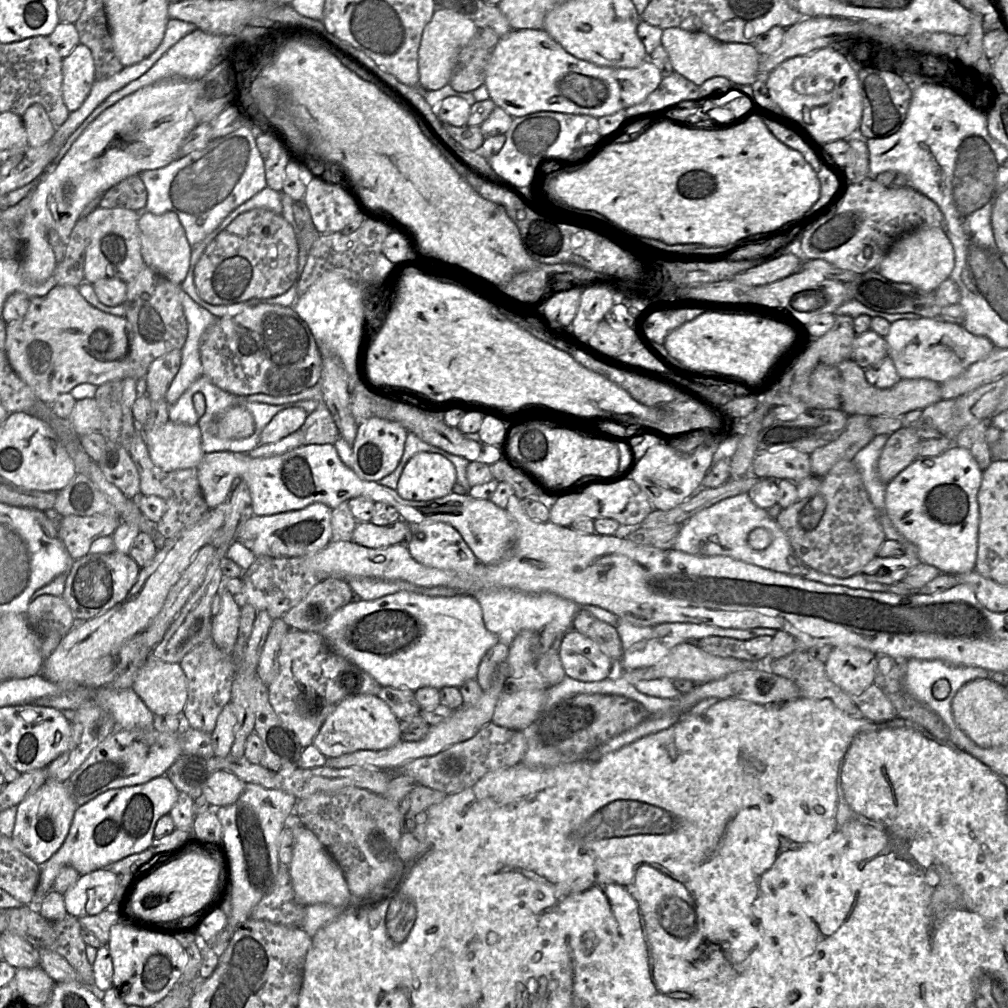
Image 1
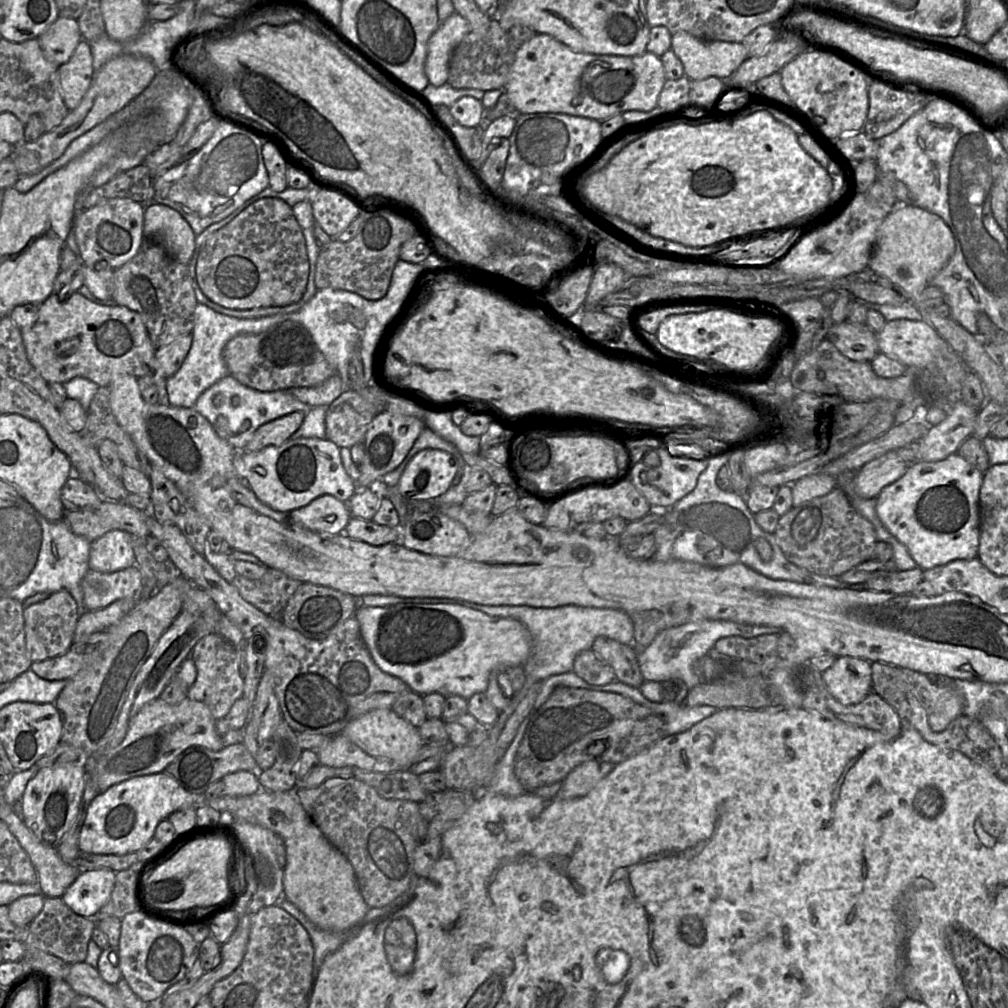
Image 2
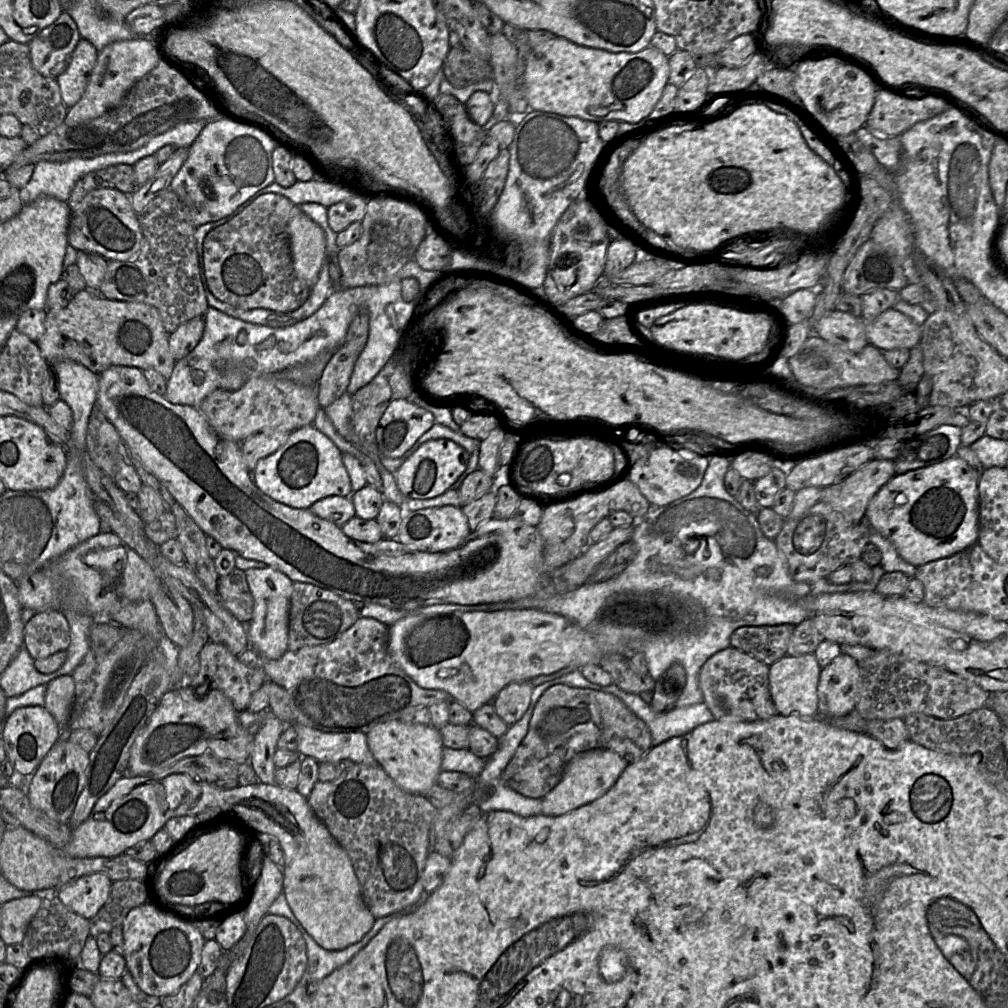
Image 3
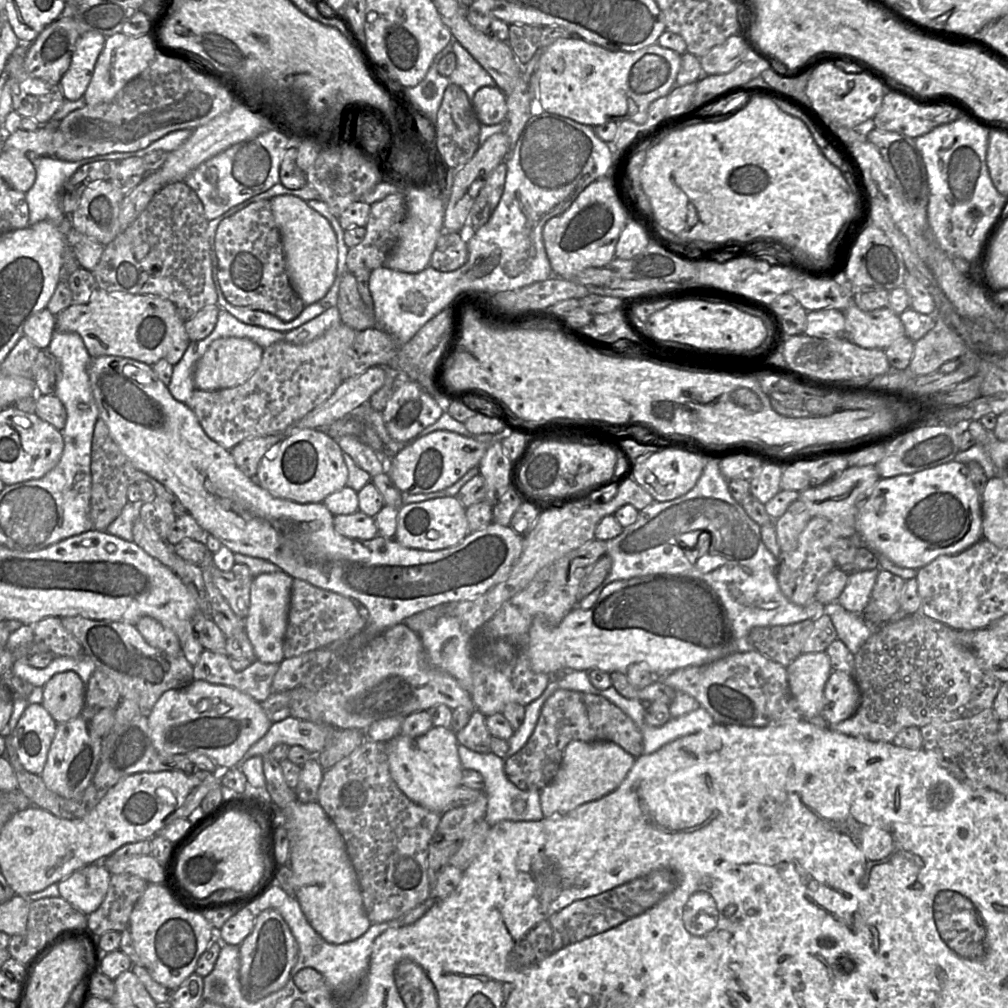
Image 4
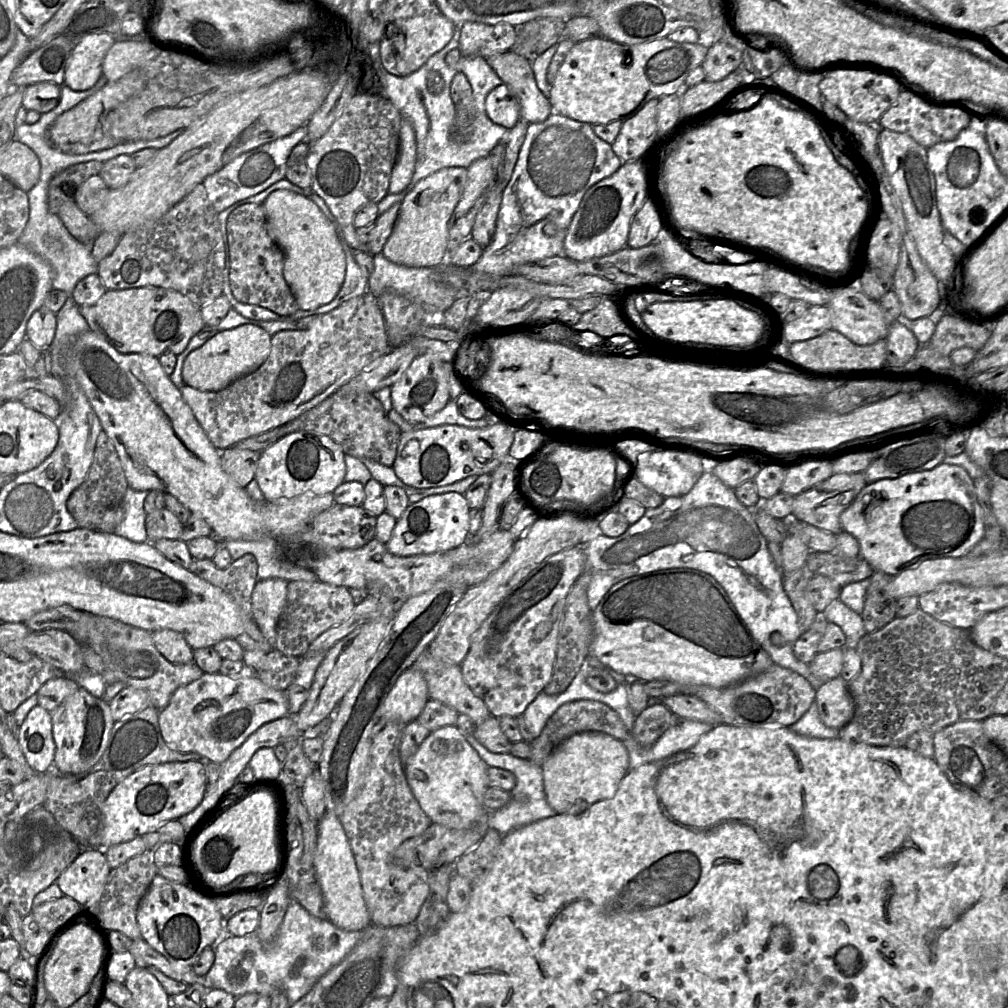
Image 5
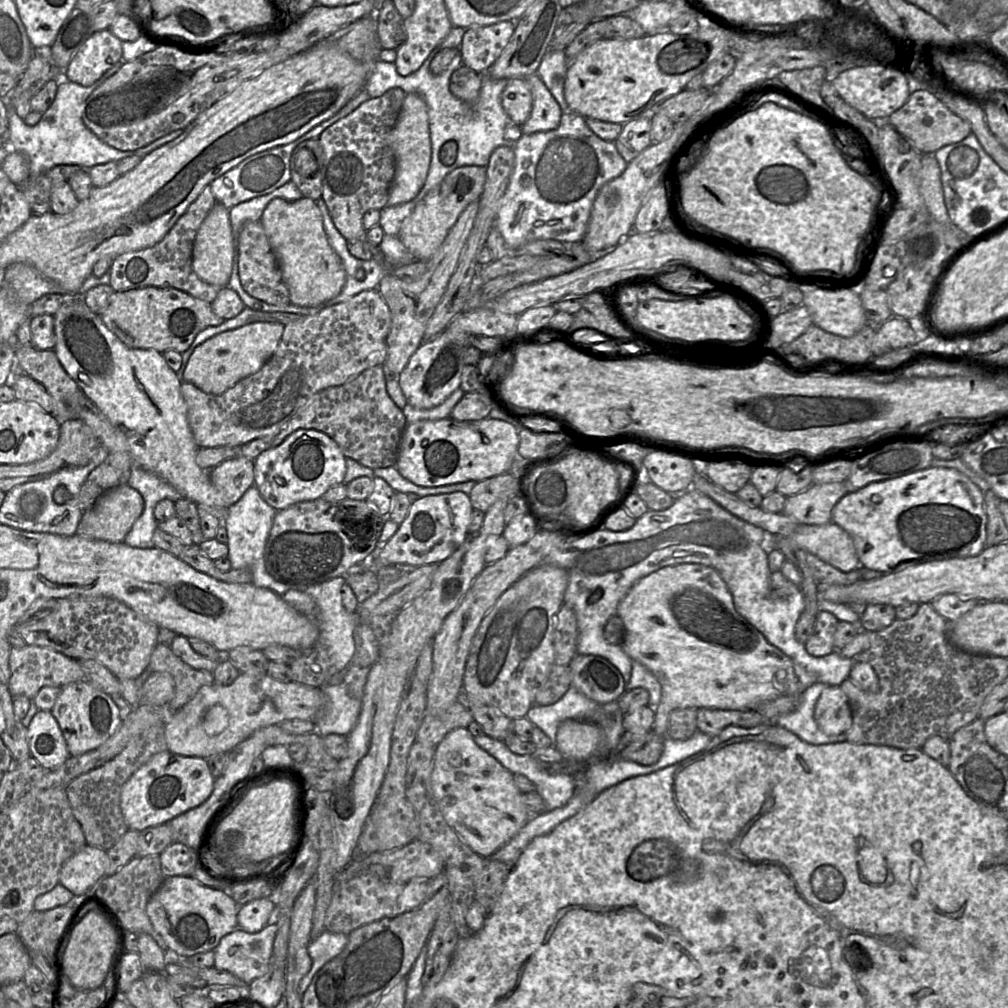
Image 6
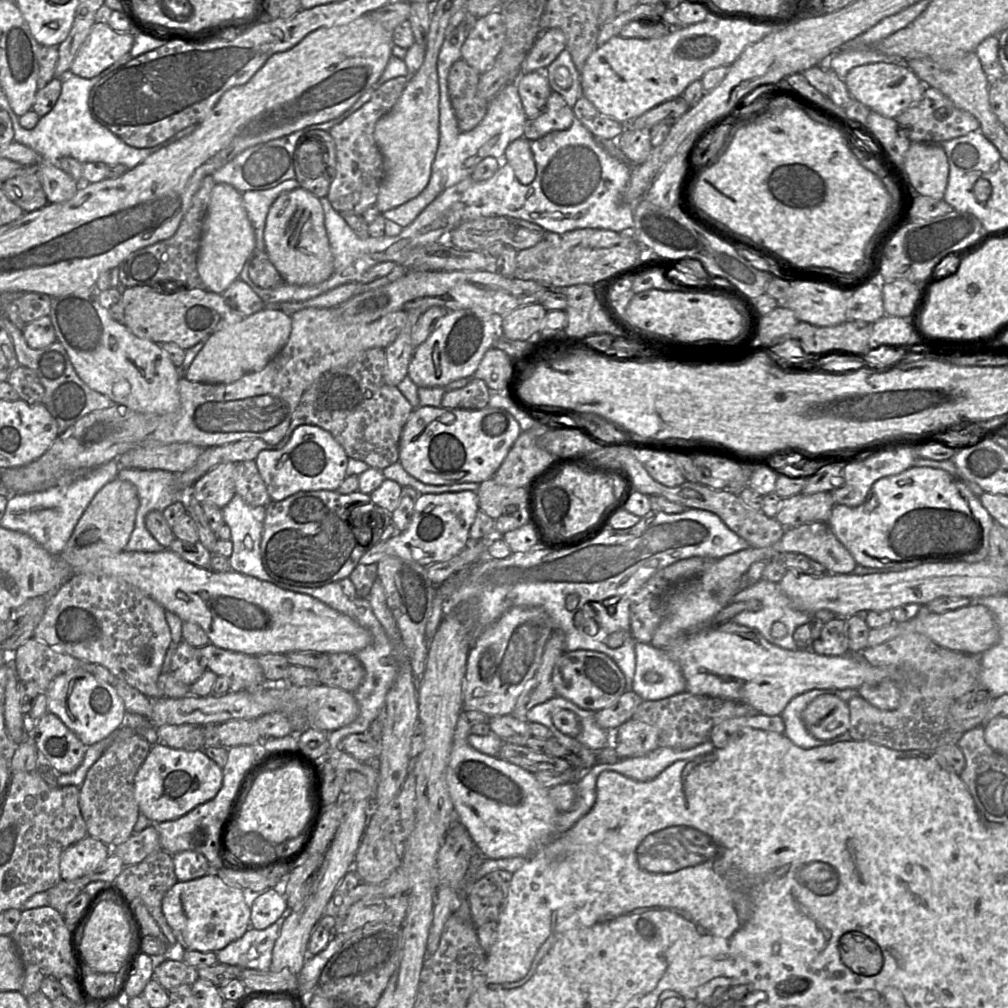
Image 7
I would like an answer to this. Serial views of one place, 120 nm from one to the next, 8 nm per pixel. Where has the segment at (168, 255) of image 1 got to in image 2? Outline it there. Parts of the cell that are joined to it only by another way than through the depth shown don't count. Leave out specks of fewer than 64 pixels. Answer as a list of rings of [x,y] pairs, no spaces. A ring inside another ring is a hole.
[[[153,201],[147,203],[144,235],[159,242],[174,260],[189,265],[195,248],[195,233],[178,211]]]

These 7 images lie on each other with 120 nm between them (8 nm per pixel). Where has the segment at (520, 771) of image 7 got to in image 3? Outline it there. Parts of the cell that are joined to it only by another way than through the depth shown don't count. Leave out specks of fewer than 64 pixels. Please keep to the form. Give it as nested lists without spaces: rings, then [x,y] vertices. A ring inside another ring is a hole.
[[[398,719],[376,725],[366,736],[373,757],[401,789],[424,795],[436,784],[442,771],[444,749],[438,728],[432,725],[408,724]]]

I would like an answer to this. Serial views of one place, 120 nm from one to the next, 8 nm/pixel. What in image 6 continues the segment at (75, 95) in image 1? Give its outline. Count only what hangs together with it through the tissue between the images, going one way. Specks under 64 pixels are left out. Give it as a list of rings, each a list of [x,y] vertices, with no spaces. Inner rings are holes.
[[[110,29],[95,32],[72,57],[66,68],[68,80],[92,85],[122,59],[122,42]]]

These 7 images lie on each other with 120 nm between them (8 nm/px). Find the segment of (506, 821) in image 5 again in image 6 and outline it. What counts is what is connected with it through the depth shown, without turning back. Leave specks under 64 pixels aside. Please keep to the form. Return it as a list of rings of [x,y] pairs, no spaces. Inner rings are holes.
[[[484,734],[475,736],[474,742],[513,774],[526,776],[541,796],[544,812],[564,806],[578,790],[574,776],[549,772],[532,755],[517,755],[501,740]]]

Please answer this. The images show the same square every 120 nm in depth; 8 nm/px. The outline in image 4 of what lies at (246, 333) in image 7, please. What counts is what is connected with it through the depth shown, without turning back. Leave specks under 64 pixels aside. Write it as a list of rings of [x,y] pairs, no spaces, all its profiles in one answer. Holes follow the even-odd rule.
[[[220,338],[213,341],[197,361],[193,381],[196,390],[214,391],[236,387],[246,382],[260,365],[264,349],[247,338]]]

